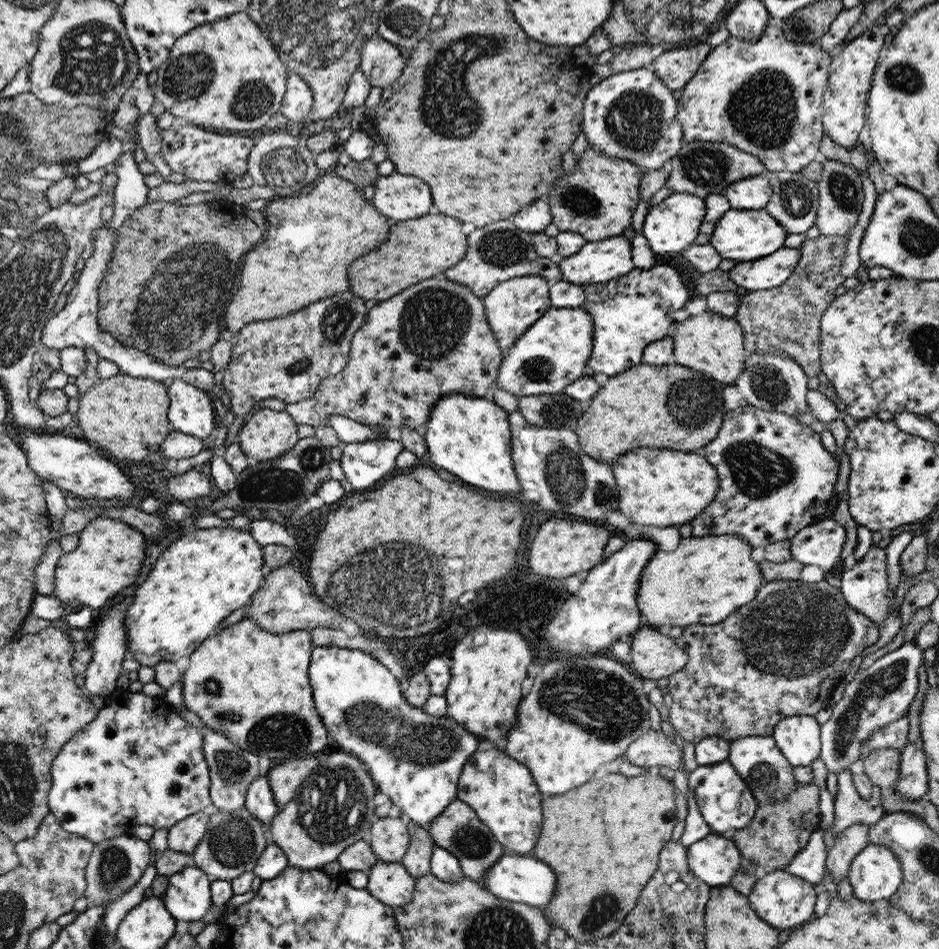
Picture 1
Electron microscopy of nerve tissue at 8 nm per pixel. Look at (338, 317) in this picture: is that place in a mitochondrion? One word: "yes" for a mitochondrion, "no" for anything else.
yes

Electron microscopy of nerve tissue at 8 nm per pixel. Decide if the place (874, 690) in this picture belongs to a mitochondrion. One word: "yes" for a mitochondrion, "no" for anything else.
yes

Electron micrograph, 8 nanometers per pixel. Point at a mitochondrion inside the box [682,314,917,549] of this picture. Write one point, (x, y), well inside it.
(758, 472)

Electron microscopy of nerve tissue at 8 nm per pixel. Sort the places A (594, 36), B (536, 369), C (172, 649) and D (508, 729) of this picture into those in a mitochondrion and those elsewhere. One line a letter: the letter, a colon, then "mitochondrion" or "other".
A: other
B: mitochondrion
C: other
D: other

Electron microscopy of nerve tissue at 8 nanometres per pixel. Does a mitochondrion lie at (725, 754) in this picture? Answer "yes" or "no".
no

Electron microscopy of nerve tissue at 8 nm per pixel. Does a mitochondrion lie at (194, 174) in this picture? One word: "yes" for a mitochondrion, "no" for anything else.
no

